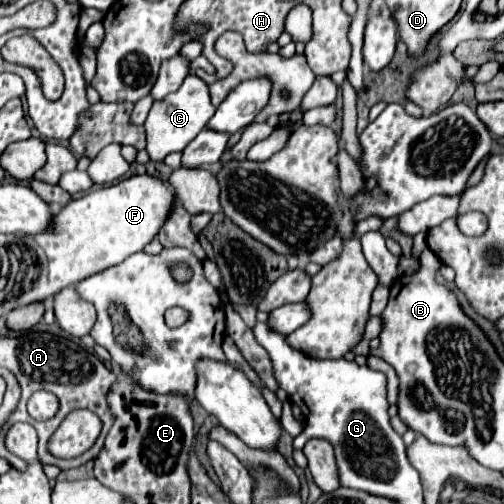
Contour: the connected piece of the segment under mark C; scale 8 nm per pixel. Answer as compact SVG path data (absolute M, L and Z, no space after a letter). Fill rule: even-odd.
M187 76L181 88L173 94L169 94L163 102L155 102L149 110L145 130L147 130L147 152L153 162L163 162L167 154L181 152L189 140L193 140L209 122L209 118L215 114L215 108L209 100L209 90L203 80L197 76Z

